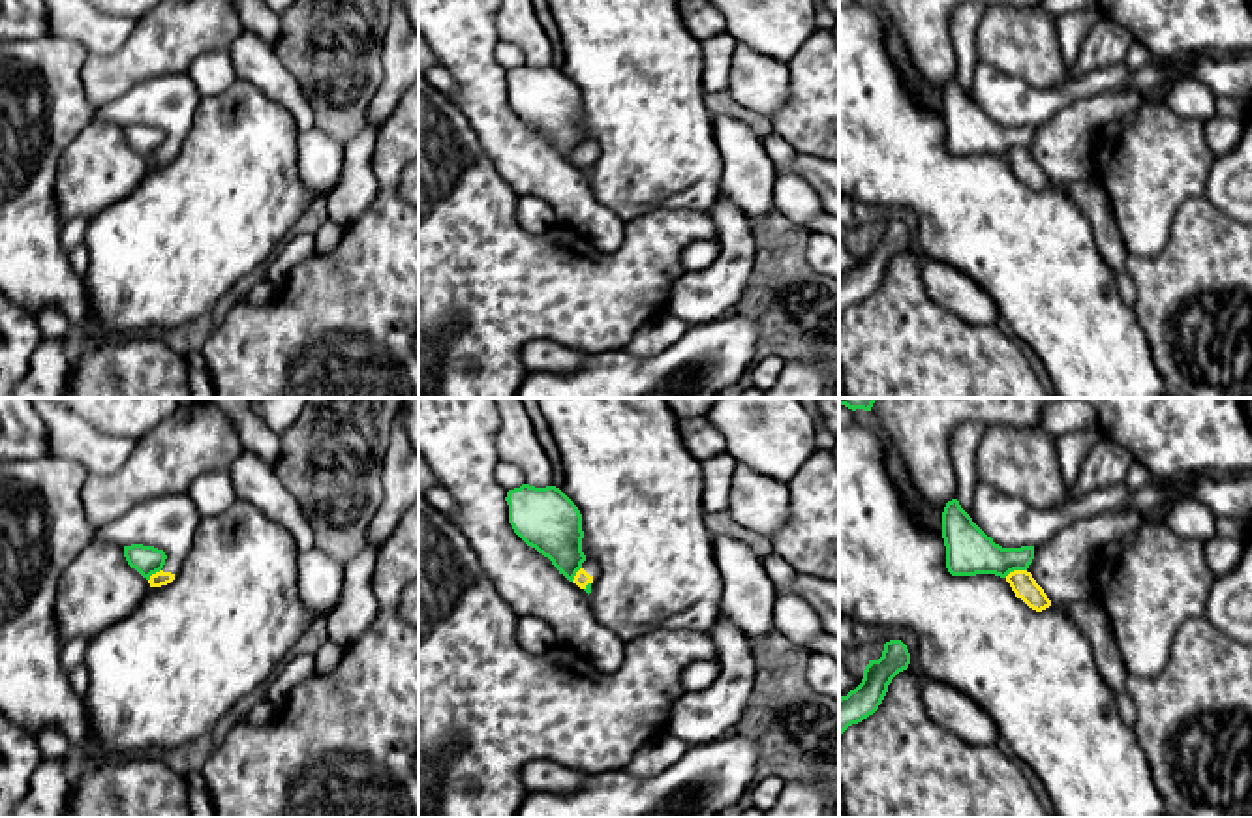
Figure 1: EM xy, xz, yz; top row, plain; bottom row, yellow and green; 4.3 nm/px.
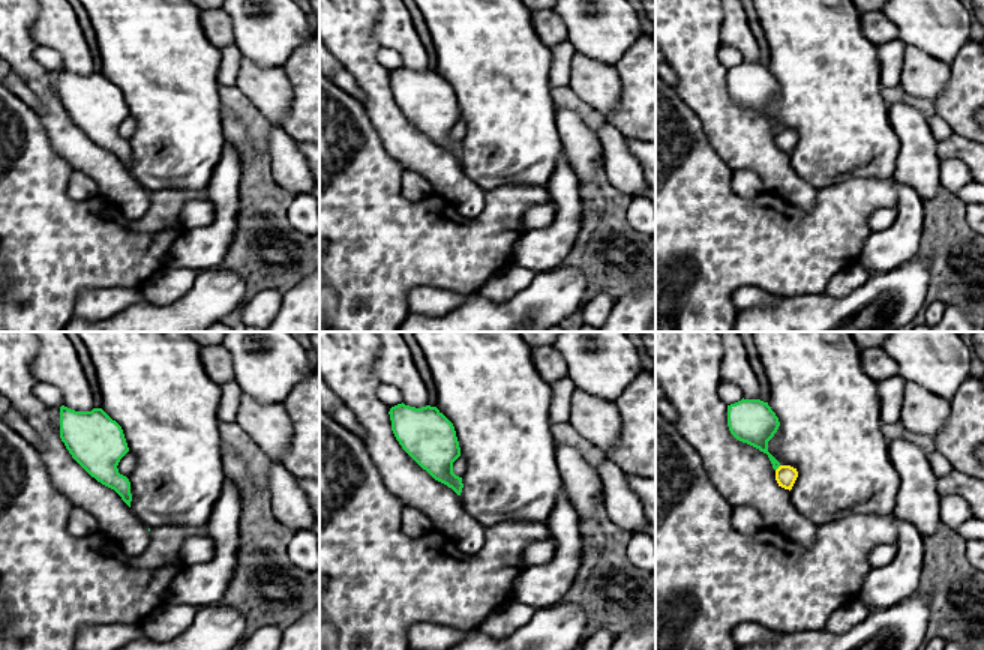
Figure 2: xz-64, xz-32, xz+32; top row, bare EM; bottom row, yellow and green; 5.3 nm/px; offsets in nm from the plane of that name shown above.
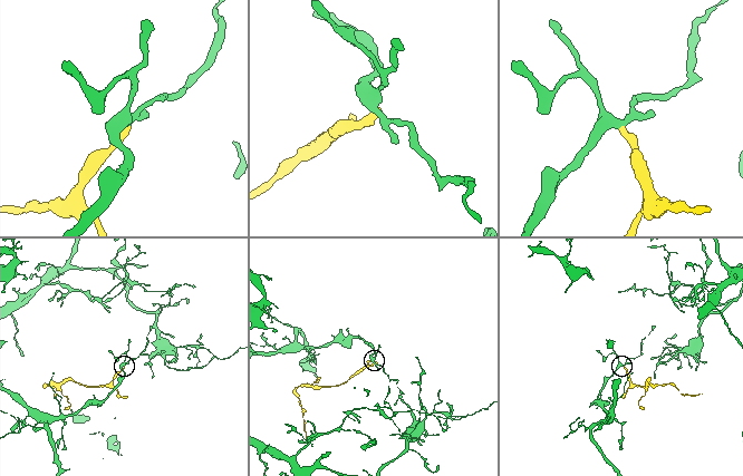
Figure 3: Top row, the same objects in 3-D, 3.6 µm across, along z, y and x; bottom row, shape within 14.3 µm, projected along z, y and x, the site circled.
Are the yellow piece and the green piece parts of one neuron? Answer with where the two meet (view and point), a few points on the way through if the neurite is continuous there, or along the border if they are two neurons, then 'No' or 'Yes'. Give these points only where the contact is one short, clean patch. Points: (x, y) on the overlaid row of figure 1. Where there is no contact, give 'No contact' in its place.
Touches yellow at yz (1014, 571). Boundary: yz (1025, 569), (1014, 569), (1005, 576). No

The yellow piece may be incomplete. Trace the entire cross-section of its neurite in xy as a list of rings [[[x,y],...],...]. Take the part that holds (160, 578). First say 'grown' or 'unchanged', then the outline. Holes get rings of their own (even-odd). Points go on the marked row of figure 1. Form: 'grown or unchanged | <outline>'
grown | [[[186,493],[150,497],[98,527],[96,540],[116,546],[154,546],[163,550],[167,559],[160,572],[152,574],[150,587],[161,587],[175,580],[188,557],[201,516]]]

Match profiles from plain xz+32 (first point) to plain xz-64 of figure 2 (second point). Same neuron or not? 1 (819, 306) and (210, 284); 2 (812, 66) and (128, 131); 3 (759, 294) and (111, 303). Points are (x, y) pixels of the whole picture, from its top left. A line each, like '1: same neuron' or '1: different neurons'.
1: same neuron
2: different neurons
3: same neuron

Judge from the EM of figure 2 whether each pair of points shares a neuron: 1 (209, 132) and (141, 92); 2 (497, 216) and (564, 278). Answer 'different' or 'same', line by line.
1: same
2: different

